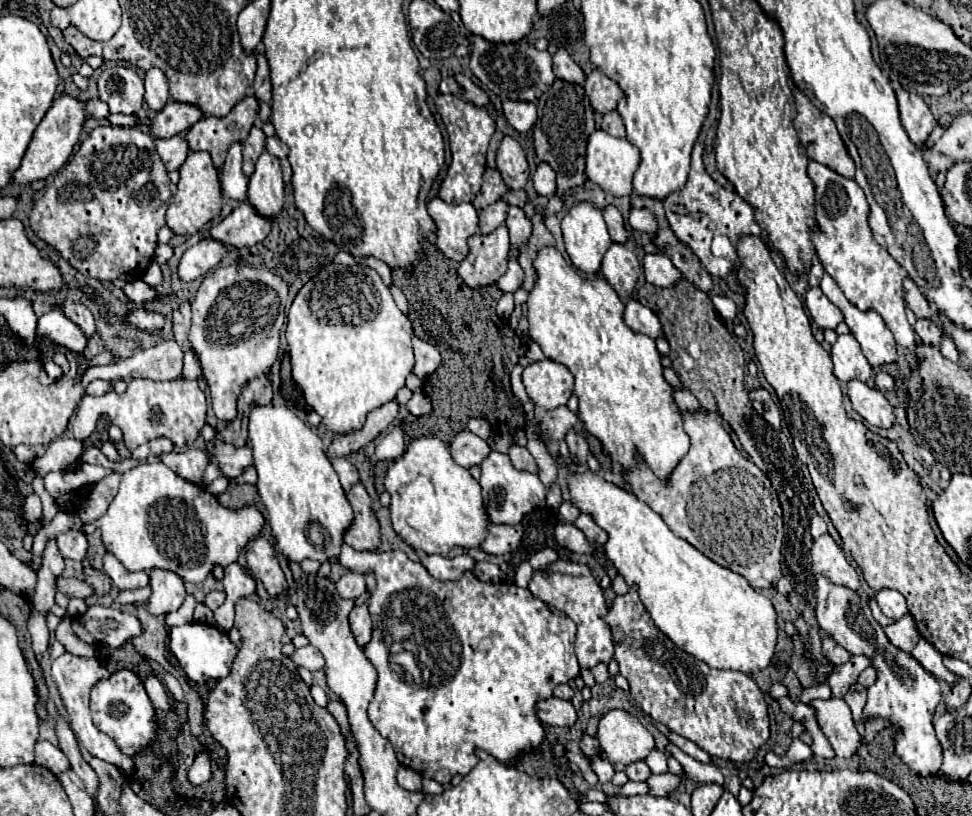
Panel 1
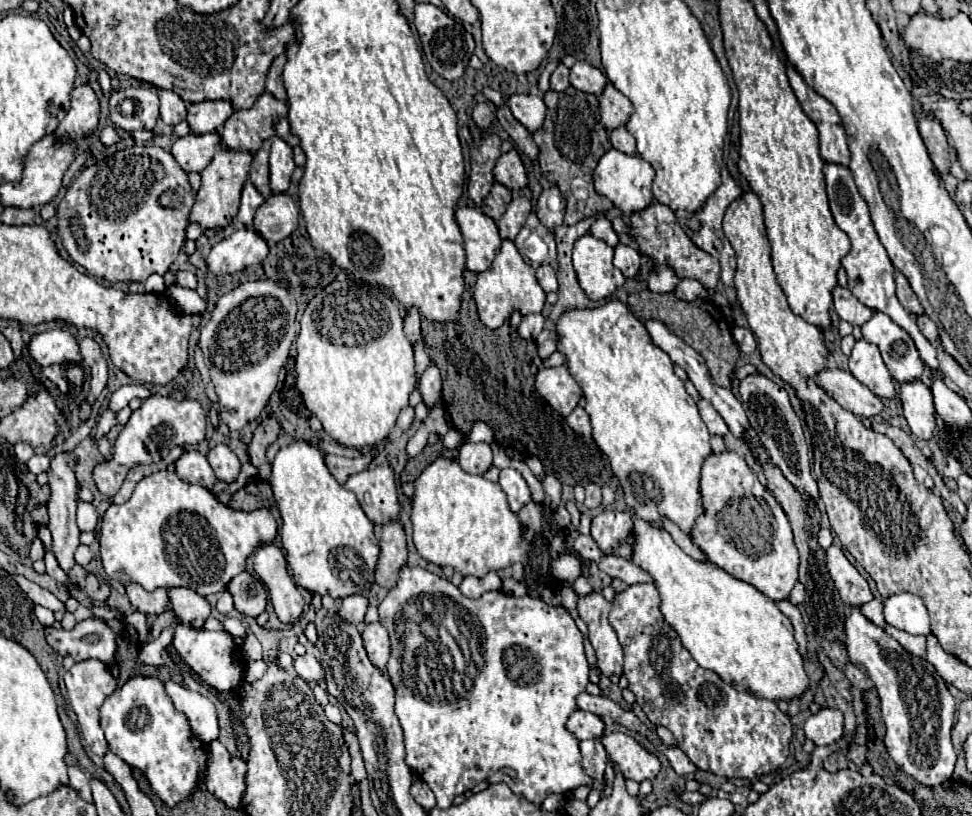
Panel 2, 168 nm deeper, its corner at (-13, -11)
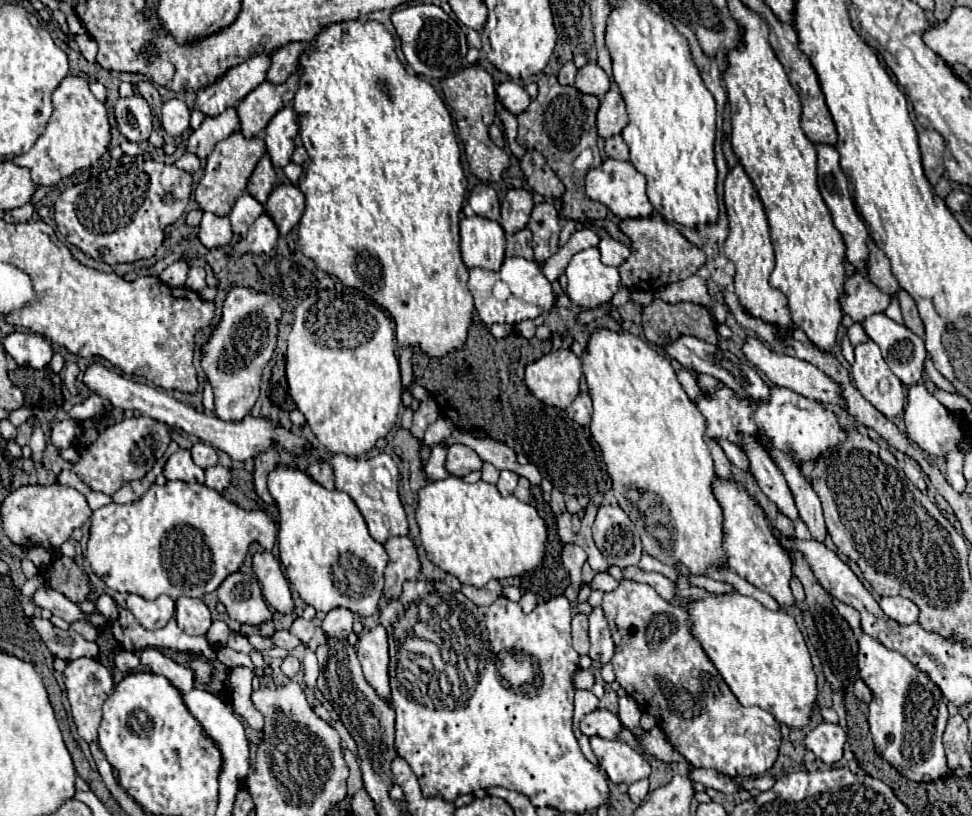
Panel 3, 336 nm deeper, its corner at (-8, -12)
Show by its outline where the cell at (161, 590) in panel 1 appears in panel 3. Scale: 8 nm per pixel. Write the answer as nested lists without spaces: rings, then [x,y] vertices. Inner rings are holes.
[[[180,596],[176,600],[176,622],[190,636],[206,634],[212,624],[208,606],[200,598],[186,598],[186,596]]]

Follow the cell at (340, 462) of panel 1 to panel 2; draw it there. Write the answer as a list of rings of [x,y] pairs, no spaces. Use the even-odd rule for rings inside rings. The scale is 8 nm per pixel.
[[[379,465],[373,469],[353,473],[347,479],[345,487],[357,495],[365,515],[375,525],[385,525],[389,521],[399,519],[401,507],[391,465]]]

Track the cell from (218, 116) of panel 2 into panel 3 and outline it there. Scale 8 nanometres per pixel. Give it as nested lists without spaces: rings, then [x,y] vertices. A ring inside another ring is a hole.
[[[254,56],[240,66],[226,72],[216,84],[204,88],[196,96],[196,110],[204,116],[214,118],[226,108],[234,108],[250,90],[266,80],[266,70],[270,66],[270,56]]]

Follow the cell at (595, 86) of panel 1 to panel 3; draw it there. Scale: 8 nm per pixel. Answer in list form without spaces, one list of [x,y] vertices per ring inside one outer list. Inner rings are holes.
[[[610,88],[606,96],[600,100],[600,108],[596,116],[598,134],[602,138],[610,138],[614,134],[620,134],[626,124],[628,124],[628,114],[624,108],[624,100],[616,88]]]

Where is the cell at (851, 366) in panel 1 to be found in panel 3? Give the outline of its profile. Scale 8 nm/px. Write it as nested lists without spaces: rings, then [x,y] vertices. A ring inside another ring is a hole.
[[[872,340],[854,348],[852,378],[858,392],[886,418],[894,418],[904,410],[904,386],[892,374],[880,354],[880,348]]]

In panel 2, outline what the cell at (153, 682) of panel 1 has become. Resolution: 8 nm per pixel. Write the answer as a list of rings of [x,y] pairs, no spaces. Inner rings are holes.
[[[167,681],[165,689],[167,689],[171,701],[175,703],[175,707],[189,717],[191,729],[201,741],[211,743],[219,737],[217,711],[215,711],[215,705],[205,695],[195,693],[173,681]]]

